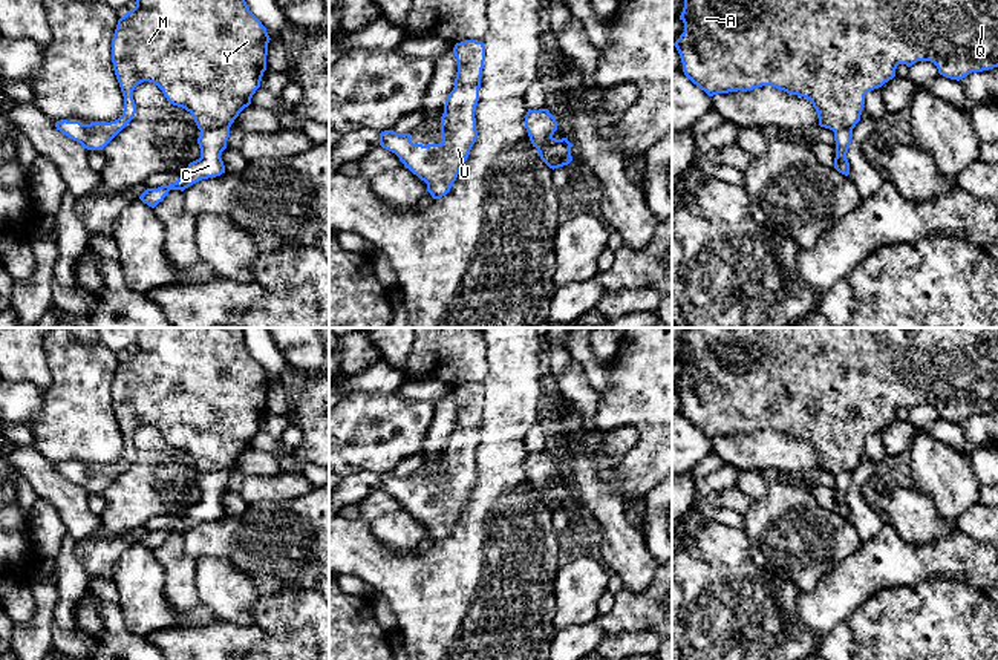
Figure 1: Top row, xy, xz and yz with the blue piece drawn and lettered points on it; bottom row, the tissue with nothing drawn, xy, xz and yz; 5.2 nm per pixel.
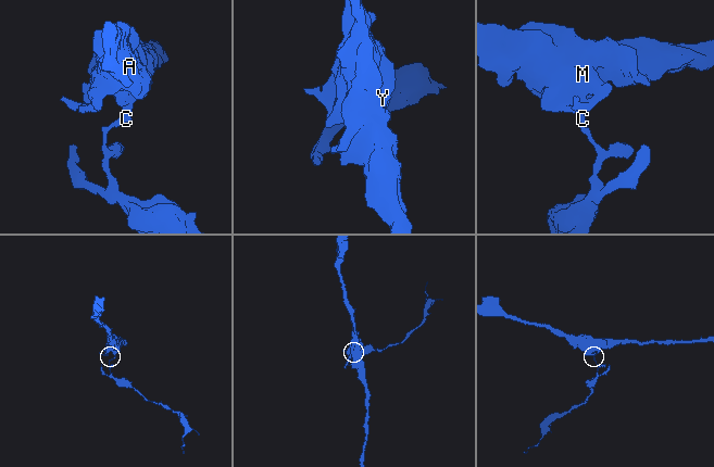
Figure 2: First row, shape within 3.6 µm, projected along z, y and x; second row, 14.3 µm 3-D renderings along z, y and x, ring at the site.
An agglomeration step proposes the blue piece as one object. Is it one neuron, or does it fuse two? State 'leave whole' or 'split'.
split

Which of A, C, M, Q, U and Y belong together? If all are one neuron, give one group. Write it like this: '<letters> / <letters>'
A M Q U Y / C

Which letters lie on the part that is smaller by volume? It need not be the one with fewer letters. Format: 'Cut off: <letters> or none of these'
Cut off: C

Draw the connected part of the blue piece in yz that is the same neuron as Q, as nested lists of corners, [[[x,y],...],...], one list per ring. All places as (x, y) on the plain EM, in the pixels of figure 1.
[[[687,328],[680,363],[684,375],[672,386],[677,390],[684,418],[709,439],[729,435],[747,435],[771,429],[811,444],[819,469],[837,475],[854,472],[860,464],[865,438],[882,430],[895,420],[899,407],[908,410],[917,404],[931,404],[938,417],[951,423],[963,423],[972,415],[998,410],[998,328]]]

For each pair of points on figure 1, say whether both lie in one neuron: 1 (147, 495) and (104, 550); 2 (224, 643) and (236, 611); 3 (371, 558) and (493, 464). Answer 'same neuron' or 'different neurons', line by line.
1: different neurons
2: different neurons
3: same neuron

